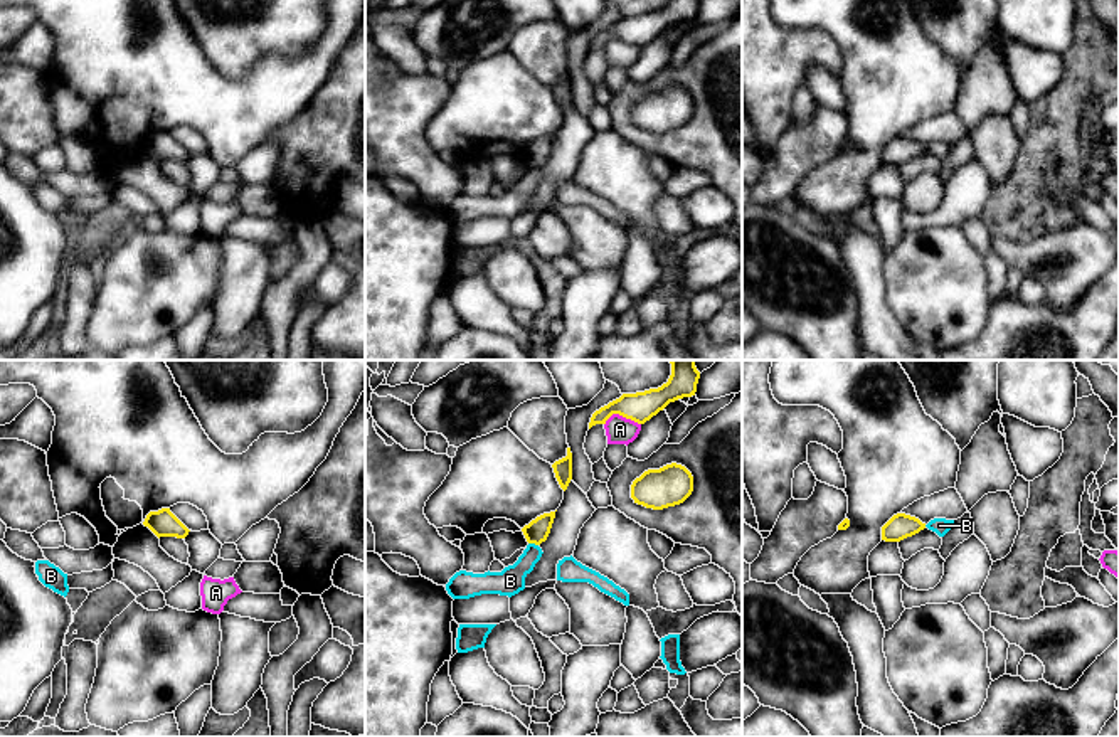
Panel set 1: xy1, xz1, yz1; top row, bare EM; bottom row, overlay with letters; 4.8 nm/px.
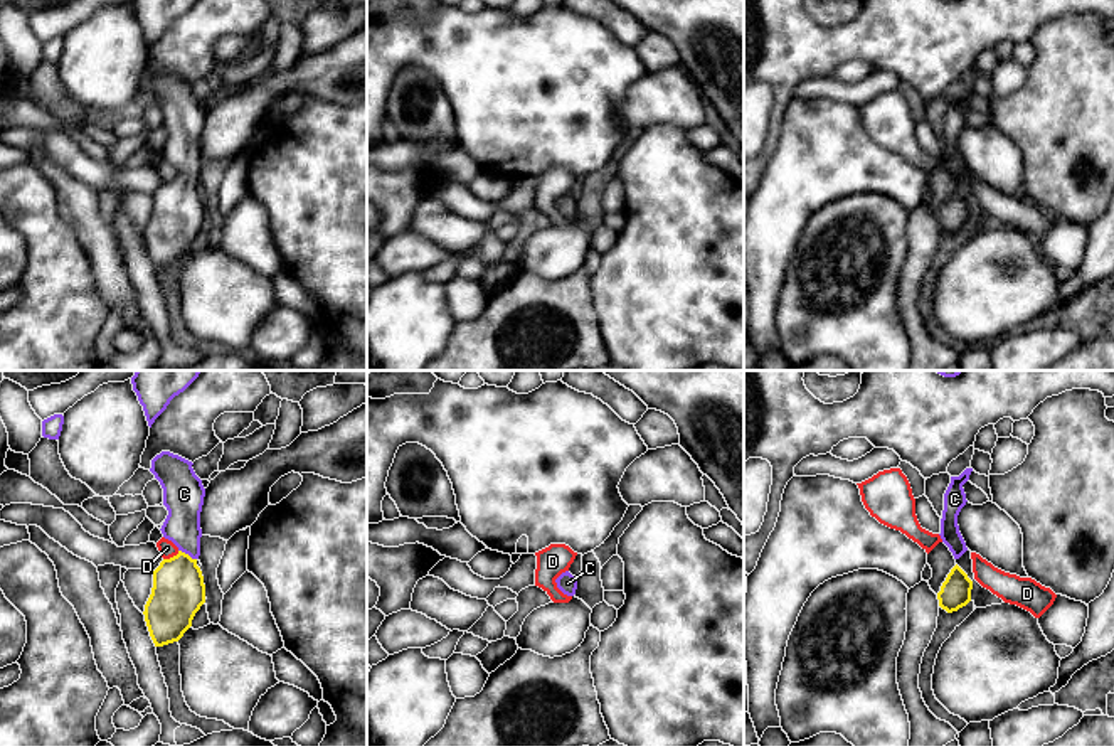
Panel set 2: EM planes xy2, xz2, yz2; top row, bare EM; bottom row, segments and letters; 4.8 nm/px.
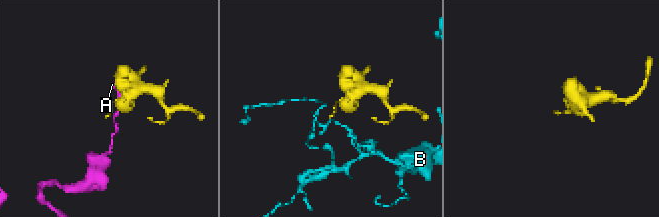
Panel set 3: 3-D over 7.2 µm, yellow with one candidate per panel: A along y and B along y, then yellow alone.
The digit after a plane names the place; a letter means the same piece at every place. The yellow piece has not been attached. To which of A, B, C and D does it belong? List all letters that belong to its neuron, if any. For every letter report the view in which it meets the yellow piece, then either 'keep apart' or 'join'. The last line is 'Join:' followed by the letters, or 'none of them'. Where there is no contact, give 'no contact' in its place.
A: xz1 | keep apart
B: xz1 | keep apart
C: xy2 | join
D: xy2 | keep apart
Join: C

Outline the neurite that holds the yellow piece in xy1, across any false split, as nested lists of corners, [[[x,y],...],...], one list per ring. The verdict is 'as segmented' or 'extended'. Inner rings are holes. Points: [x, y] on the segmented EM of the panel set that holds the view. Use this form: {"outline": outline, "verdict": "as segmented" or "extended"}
{"outline": [[[162,508],[158,512],[150,512],[143,522],[158,538],[160,537],[177,537],[185,538],[188,528],[170,512],[170,508]]], "verdict": "as segmented"}

